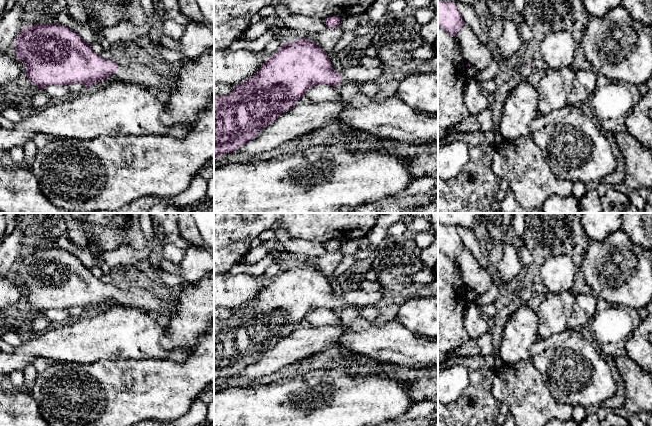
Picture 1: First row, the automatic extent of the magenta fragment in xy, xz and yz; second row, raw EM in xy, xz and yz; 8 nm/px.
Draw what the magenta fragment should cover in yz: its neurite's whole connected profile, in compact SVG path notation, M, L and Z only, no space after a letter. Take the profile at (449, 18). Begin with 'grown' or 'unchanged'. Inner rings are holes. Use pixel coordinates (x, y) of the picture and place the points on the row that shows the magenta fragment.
unchanged | M438 0L438 26L455 37L464 26L464 23L455 2Z

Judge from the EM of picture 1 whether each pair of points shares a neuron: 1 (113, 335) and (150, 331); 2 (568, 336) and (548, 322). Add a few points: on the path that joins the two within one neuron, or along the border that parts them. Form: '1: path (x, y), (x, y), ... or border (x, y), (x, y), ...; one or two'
1: path (122, 333), (141, 332); one
2: border (567, 328), (547, 338), (539, 338); two

